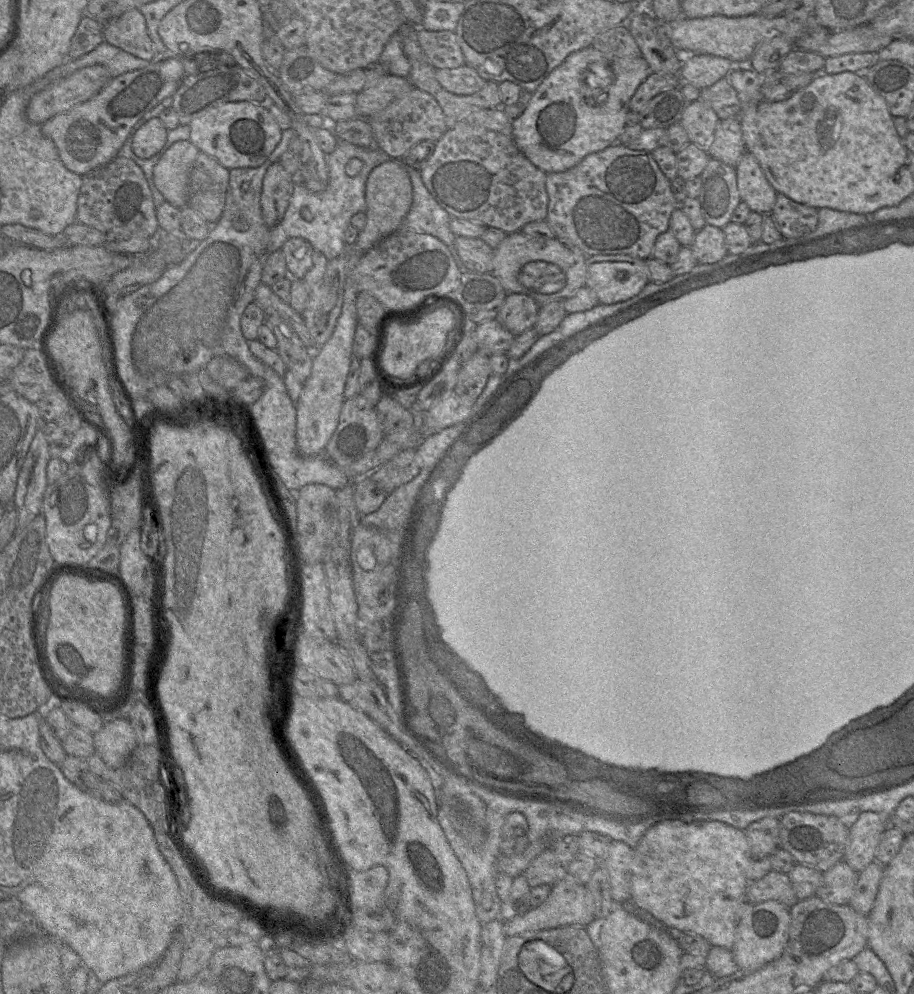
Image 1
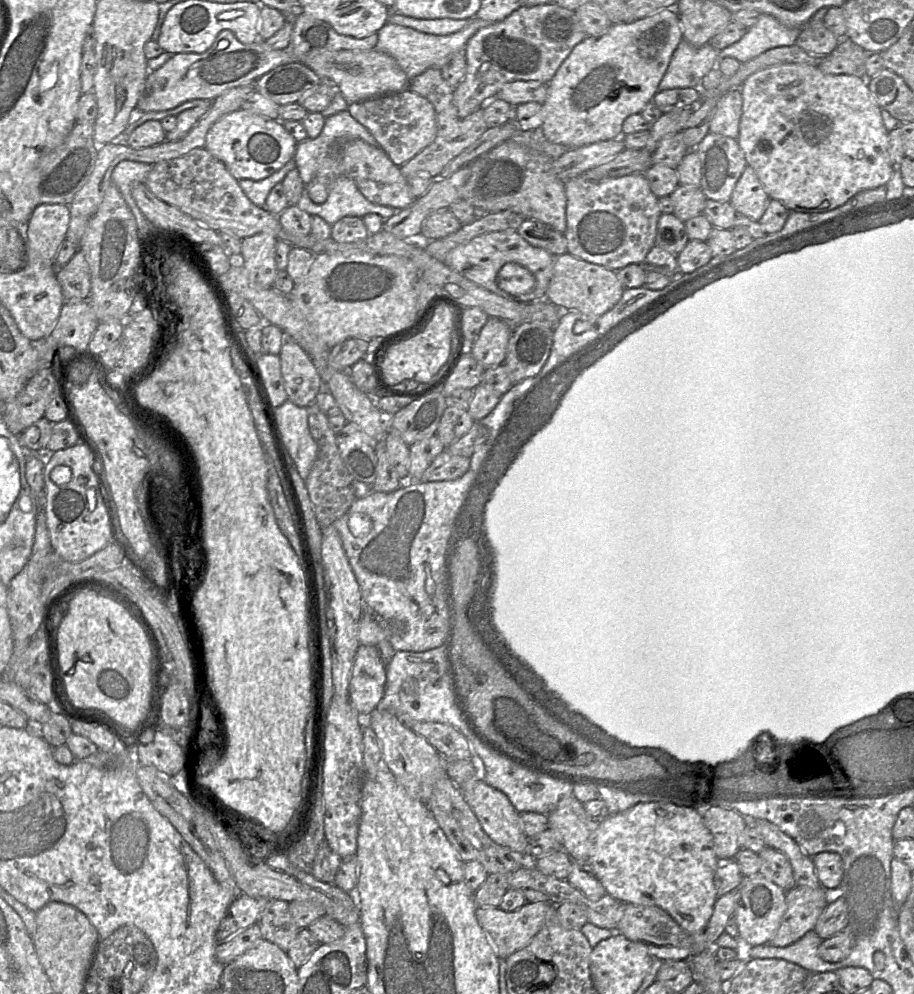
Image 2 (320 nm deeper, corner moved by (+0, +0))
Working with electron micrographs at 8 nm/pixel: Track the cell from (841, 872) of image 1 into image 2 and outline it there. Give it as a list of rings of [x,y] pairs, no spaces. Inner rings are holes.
[[[795,886],[786,892],[786,910],[774,938],[766,945],[787,947],[814,930],[817,920],[827,907],[827,890]]]

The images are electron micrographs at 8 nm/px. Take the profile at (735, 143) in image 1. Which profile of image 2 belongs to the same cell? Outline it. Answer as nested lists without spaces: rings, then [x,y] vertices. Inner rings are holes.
[[[736,88],[728,91],[718,100],[710,122],[709,131],[737,139],[742,115],[742,94]]]

